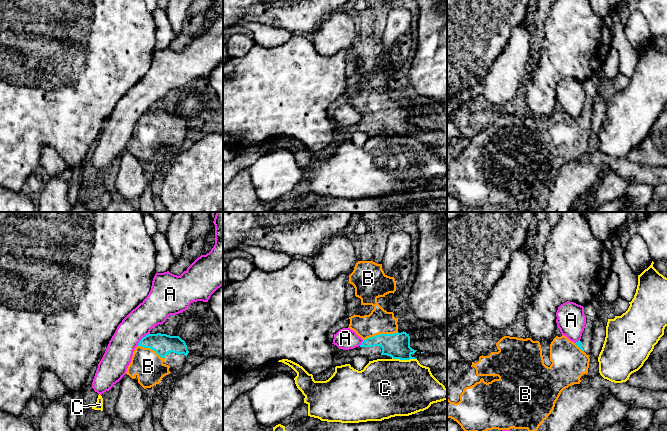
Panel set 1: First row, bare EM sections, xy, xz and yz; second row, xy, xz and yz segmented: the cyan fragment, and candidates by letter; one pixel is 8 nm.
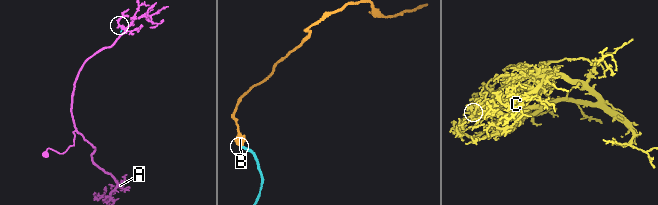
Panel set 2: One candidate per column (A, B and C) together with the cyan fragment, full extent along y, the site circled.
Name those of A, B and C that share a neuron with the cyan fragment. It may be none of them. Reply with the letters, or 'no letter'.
B

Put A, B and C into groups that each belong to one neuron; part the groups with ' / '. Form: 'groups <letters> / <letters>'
groups A / B / C

